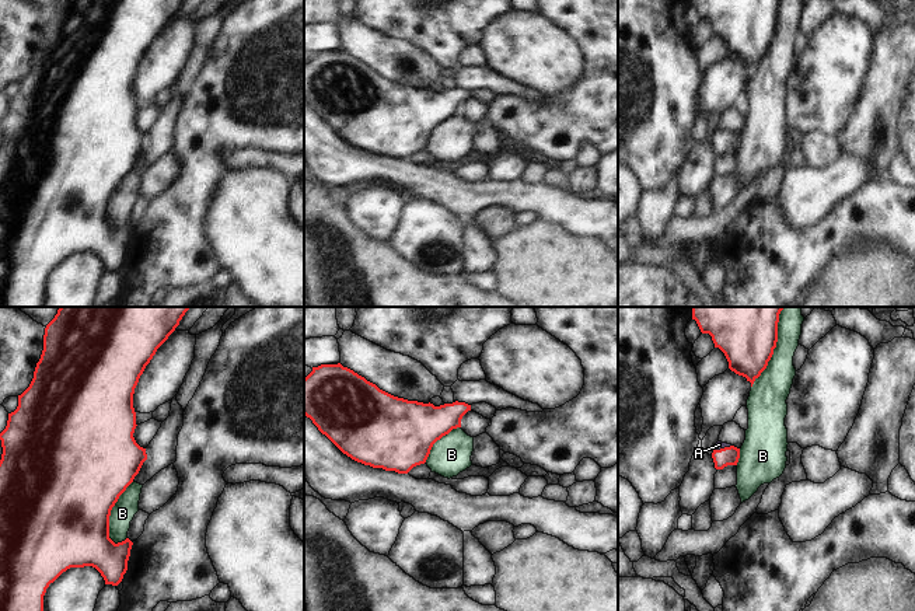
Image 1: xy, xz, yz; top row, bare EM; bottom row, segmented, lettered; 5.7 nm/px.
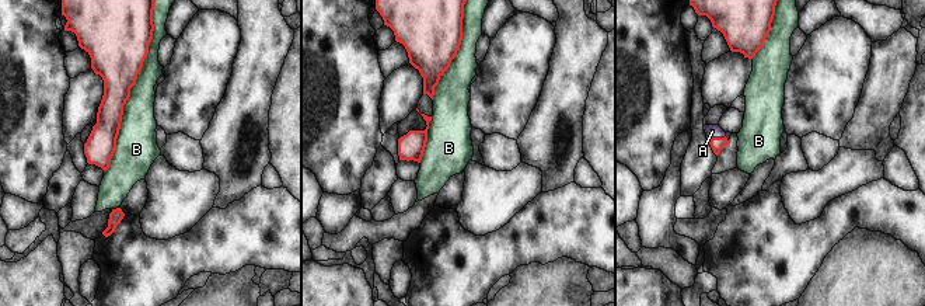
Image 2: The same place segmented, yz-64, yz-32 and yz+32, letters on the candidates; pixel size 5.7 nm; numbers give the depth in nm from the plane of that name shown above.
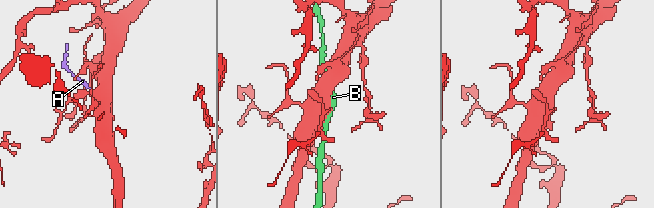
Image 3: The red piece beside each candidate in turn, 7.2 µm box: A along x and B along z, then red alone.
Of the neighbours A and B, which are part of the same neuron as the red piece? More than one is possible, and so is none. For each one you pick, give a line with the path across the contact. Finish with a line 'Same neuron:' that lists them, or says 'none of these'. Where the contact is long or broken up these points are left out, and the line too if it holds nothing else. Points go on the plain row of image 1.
A: way yz (729, 142), (722, 135), (719, 131)
Same neuron: A

